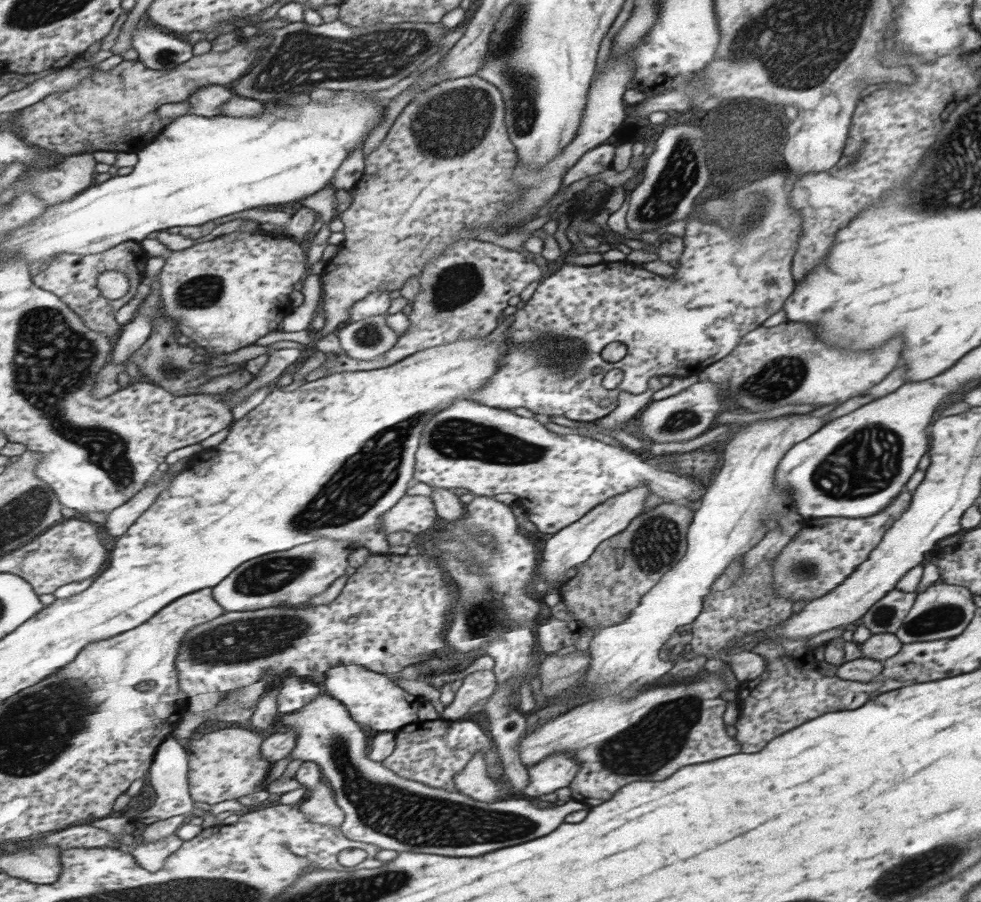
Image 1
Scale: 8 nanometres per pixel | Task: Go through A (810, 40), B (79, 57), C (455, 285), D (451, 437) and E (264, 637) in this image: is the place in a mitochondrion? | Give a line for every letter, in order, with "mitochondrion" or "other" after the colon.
A: mitochondrion
B: other
C: mitochondrion
D: mitochondrion
E: mitochondrion

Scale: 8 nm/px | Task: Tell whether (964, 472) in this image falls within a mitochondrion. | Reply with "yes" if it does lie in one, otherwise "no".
no

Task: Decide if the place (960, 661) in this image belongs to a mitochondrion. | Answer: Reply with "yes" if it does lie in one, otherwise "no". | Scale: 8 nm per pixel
no

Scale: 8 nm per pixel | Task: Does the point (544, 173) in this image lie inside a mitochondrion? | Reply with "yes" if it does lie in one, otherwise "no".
no

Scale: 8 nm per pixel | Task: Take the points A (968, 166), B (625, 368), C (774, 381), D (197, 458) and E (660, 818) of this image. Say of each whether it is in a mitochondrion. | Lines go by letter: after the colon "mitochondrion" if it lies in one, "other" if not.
A: mitochondrion
B: other
C: mitochondrion
D: other
E: other

